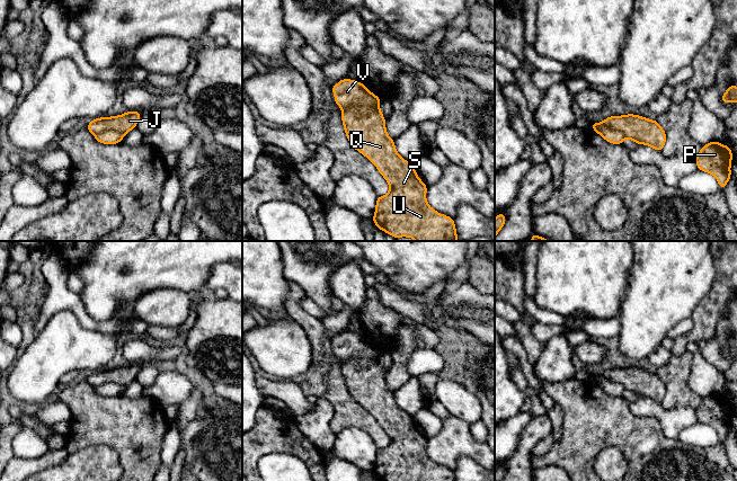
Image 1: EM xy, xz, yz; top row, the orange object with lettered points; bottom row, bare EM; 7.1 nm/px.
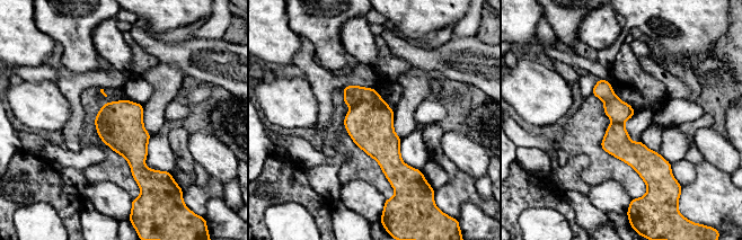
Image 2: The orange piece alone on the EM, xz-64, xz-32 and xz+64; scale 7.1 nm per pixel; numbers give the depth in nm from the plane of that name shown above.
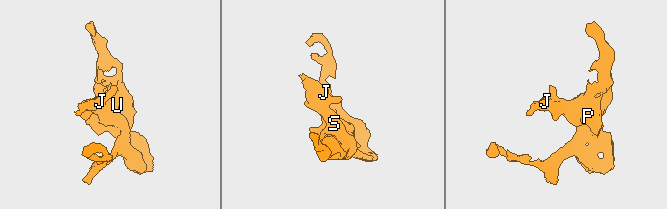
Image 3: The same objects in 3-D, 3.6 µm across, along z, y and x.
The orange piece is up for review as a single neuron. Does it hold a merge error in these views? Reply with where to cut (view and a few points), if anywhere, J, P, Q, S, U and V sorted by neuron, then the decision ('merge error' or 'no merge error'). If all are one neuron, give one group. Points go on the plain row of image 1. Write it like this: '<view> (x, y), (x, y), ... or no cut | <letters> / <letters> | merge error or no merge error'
xz (378, 358), (363, 367), (357, 365), (356, 358), (343, 363) | J P Q S U / V | merge error

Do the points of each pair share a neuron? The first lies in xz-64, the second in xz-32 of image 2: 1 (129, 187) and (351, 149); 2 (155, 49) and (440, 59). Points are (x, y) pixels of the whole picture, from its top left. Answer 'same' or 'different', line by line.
1: same
2: same

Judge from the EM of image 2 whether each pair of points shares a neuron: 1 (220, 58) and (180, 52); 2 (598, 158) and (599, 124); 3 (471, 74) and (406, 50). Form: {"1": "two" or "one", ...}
{"1": "one", "2": "one", "3": "one"}

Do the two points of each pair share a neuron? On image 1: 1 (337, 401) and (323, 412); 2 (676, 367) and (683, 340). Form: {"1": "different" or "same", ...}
{"1": "different", "2": "different"}

